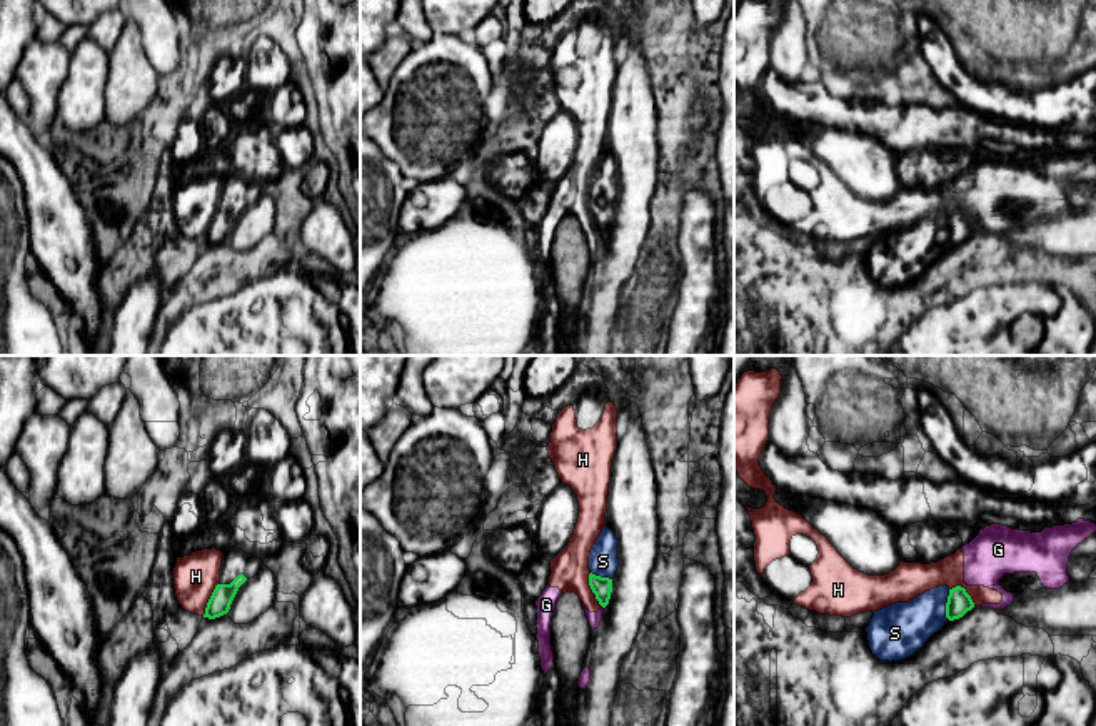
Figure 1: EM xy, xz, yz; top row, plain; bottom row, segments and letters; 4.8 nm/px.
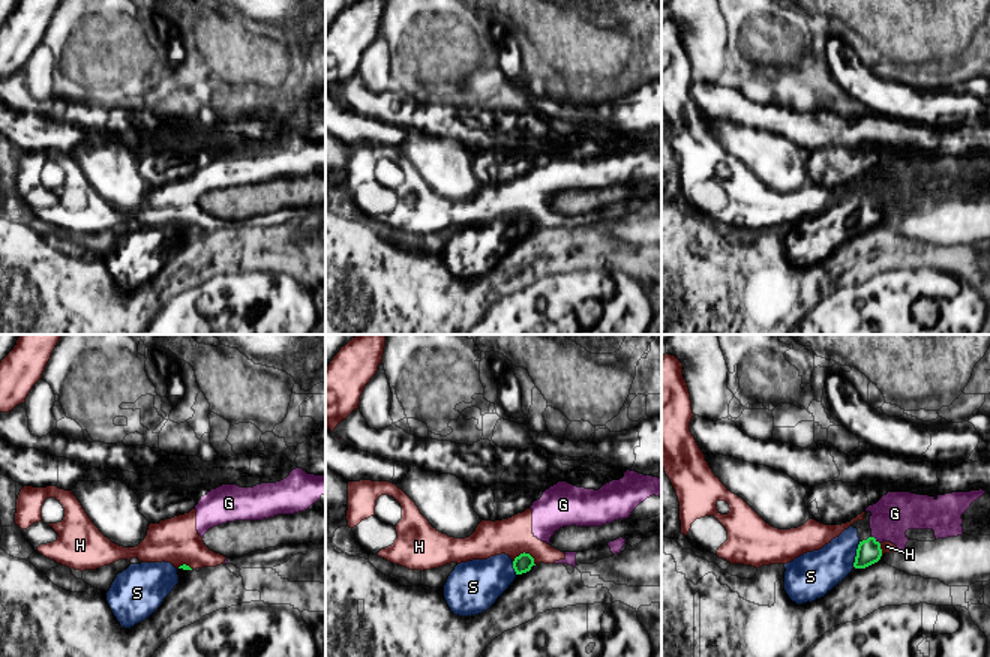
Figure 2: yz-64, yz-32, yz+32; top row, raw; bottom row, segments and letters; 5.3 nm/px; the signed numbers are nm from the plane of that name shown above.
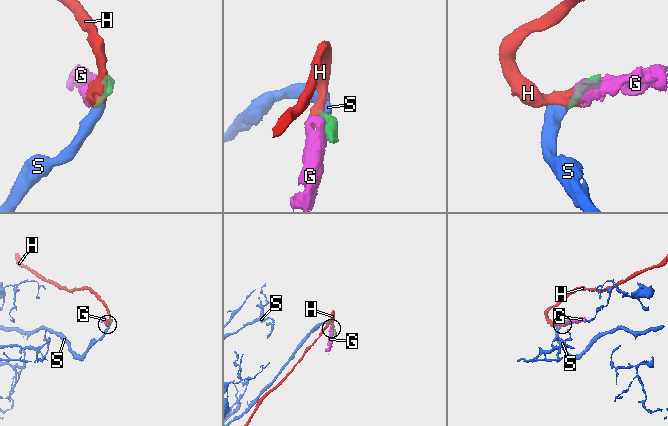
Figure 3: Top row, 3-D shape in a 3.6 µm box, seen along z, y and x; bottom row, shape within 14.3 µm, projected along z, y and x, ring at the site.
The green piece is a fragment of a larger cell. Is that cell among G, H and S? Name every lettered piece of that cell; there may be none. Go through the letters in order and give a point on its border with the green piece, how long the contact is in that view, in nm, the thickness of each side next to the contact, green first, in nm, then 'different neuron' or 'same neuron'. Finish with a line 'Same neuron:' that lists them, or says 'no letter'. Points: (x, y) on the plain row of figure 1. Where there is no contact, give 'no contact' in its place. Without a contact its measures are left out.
G: meets green in xz at (594, 219); contact 40 nm long; 100 nm thick on the green side, 20 nm on the other; different neuron
H: meets green in xy at (209, 226); contact 180 nm long; 110 nm thick on the green side, 200 nm on the other; different neuron
S: meets green in yz at (946, 231); contact 140 nm long; 110 nm thick on the green side, 260 nm on the other; same neuron
Same neuron: S

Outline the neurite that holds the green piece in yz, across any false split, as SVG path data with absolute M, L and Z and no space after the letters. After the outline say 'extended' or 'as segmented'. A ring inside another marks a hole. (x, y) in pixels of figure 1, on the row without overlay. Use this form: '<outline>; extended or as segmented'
M939 212L909 229L896 229L879 237L866 254L872 280L879 287L912 282L944 249L963 244L974 234L964 214Z; extended

